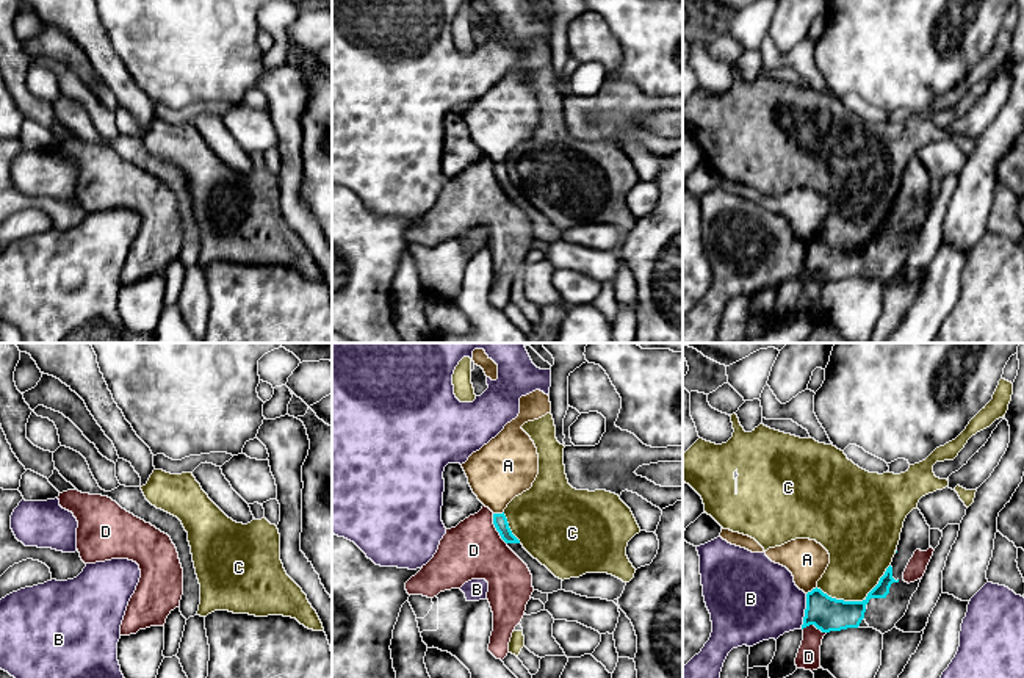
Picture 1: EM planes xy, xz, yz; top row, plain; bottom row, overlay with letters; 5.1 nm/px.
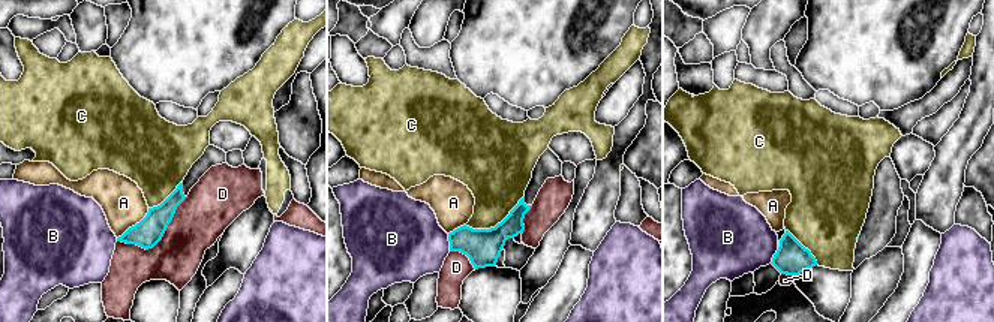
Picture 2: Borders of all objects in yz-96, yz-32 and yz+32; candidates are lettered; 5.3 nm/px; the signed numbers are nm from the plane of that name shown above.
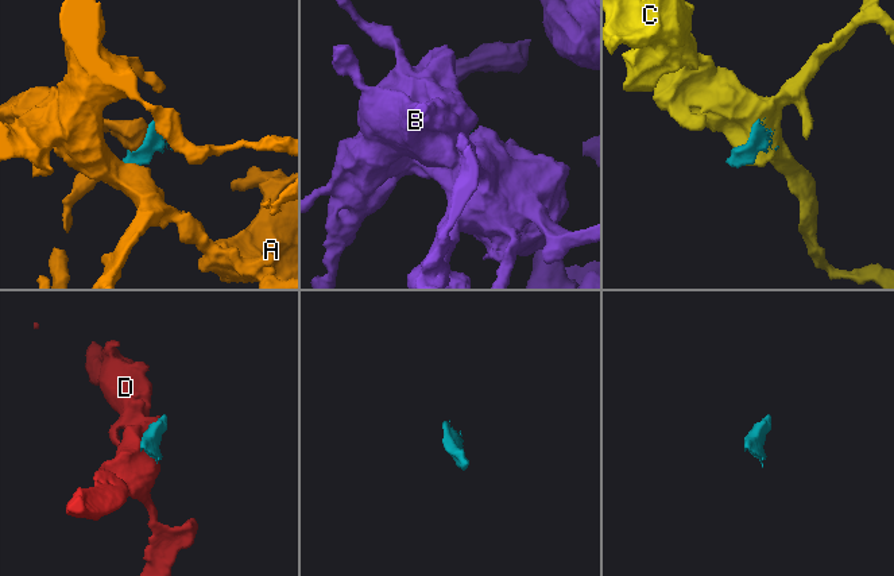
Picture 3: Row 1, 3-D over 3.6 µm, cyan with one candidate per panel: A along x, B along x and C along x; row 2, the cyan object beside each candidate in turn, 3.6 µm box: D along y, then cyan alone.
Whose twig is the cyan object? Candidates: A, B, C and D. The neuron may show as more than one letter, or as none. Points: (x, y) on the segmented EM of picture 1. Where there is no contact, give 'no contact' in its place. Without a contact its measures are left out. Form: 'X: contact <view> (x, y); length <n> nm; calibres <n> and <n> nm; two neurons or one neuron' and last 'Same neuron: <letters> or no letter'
A: contact xz (498, 514); length 60 nm; calibres 70 and 320 nm; two neurons
B: contact yz (805, 611); length 190 nm; calibres 180 and 420 nm; two neurons
C: contact yz (857, 602); length 400 nm; calibres 180 and 320 nm; two neurons
D: contact xz (497, 530); length 180 nm; calibres 70 and 300 nm; two neurons
Same neuron: no letter

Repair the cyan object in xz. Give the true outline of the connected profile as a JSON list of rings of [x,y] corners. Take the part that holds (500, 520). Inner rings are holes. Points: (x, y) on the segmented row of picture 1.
[[[504,512],[493,514],[493,525],[507,546],[528,565],[534,590],[553,593],[562,589],[562,579],[556,578],[545,565],[534,559],[512,534]]]

